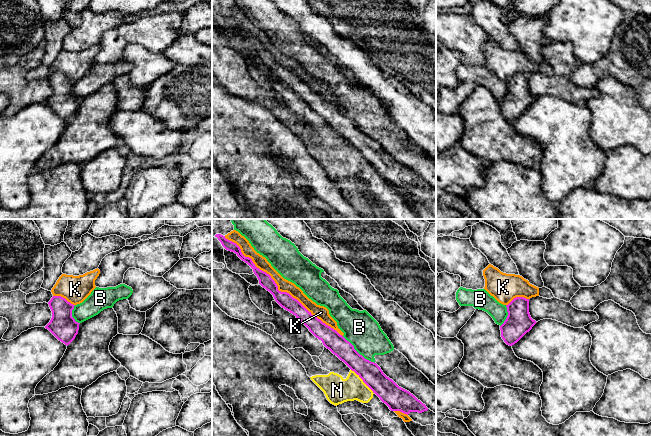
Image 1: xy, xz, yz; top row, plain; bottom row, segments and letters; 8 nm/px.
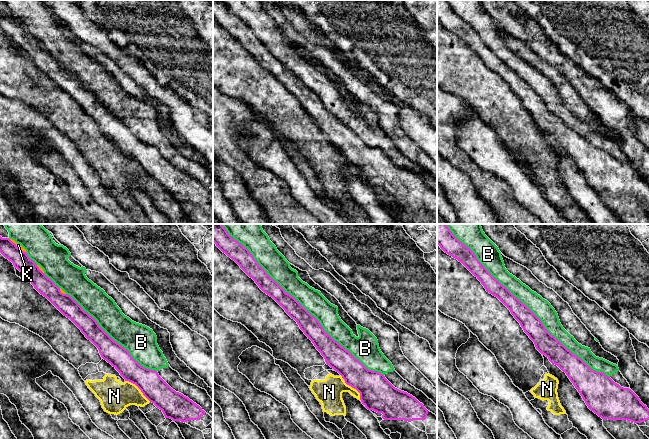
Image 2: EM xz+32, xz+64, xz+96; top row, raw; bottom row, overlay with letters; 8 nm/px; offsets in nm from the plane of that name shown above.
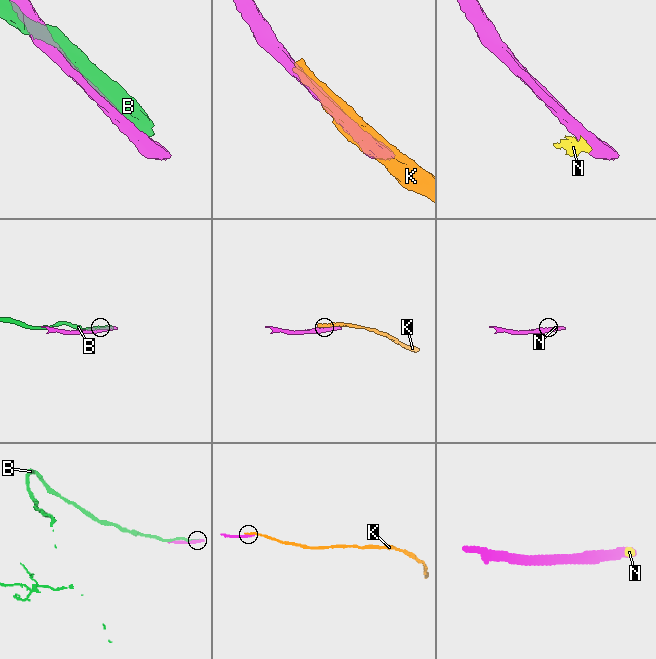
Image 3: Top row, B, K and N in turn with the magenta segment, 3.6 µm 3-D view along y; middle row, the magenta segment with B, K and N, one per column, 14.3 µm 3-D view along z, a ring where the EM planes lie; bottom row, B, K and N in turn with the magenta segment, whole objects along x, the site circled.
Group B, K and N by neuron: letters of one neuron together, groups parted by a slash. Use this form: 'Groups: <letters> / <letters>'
Groups: B / K / N

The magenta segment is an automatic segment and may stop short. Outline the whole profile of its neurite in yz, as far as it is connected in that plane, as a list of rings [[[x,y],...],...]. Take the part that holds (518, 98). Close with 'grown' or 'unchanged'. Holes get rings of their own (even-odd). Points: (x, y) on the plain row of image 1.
[[[516,73],[506,83],[508,92],[500,102],[501,113],[507,121],[512,122],[537,98],[530,92],[529,75]]]; unchanged

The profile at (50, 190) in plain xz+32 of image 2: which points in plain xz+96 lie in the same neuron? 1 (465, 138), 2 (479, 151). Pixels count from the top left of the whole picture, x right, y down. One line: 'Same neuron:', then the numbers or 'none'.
Same neuron: none

